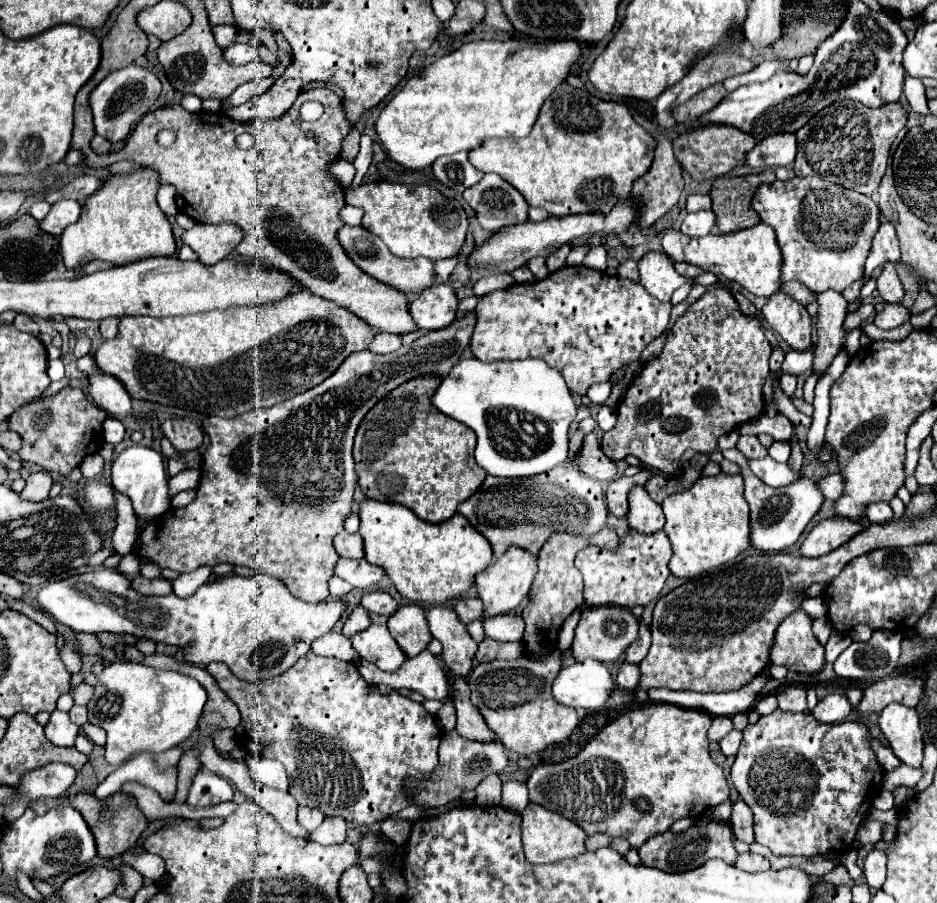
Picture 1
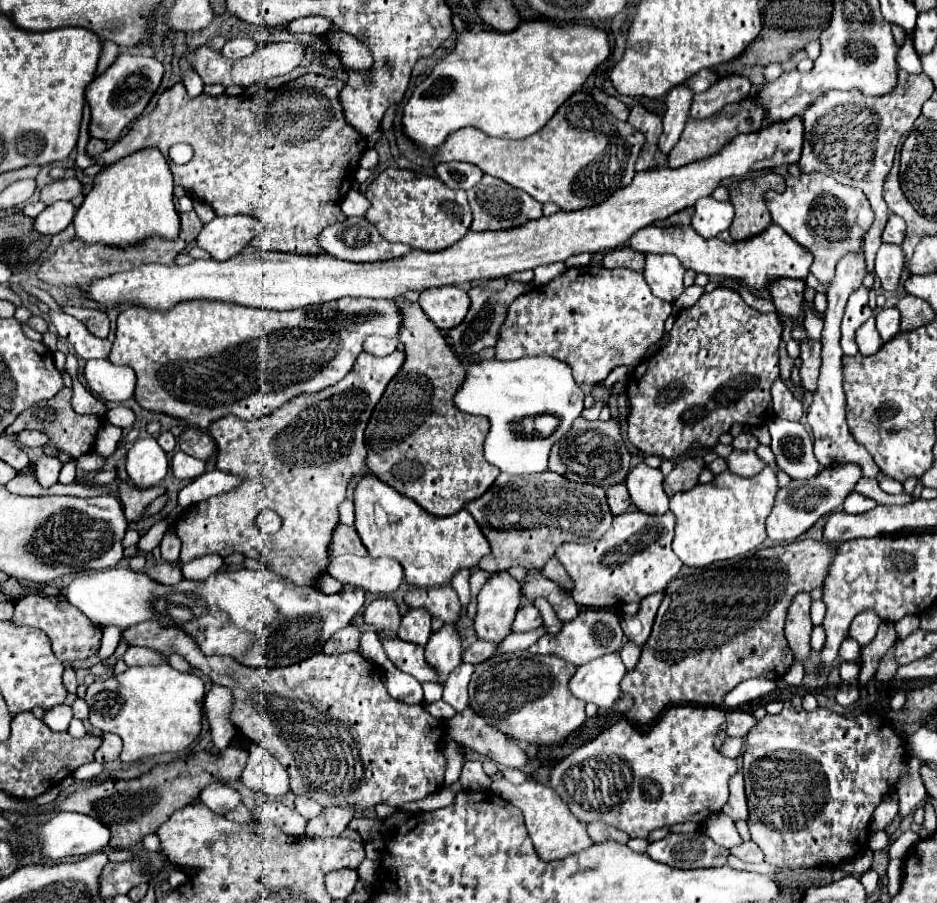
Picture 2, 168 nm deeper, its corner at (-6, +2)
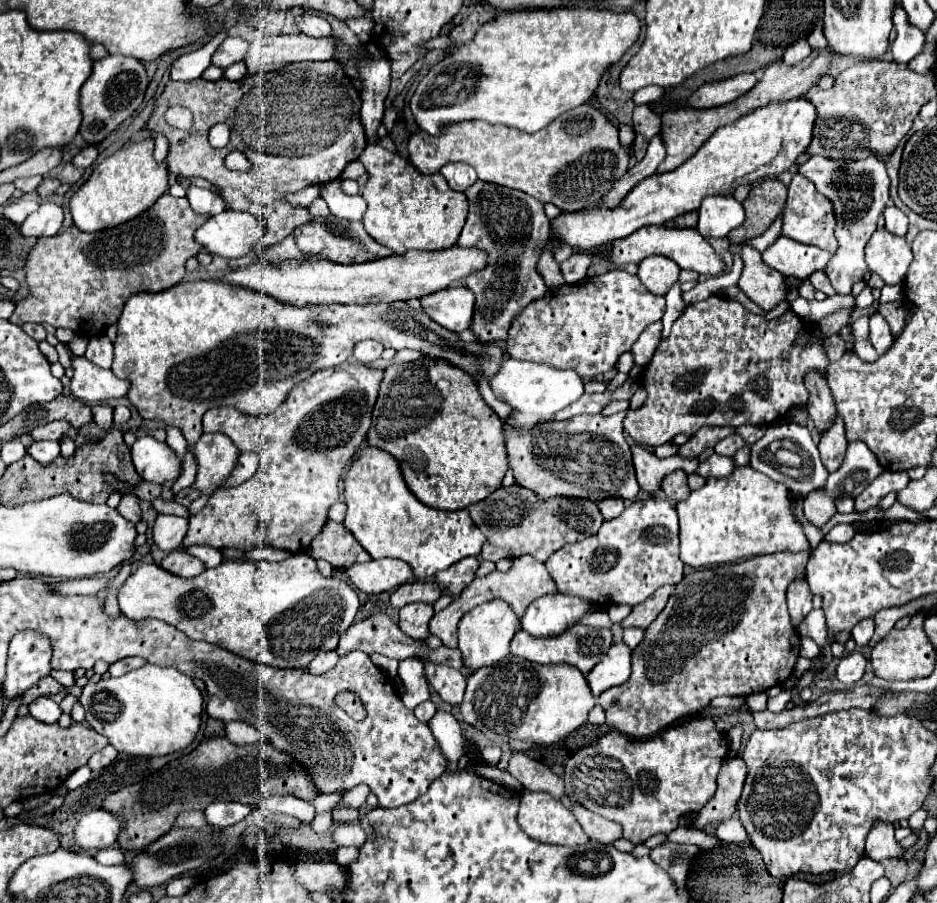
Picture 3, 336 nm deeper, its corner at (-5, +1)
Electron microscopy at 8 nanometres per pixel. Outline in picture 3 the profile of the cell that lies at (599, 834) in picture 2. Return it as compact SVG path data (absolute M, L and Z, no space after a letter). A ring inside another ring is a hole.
M578 803L572 805L572 813L574 813L576 821L582 825L582 829L586 831L586 835L602 845L612 845L616 839L622 837L622 827L618 823L608 821L592 811L586 811Z

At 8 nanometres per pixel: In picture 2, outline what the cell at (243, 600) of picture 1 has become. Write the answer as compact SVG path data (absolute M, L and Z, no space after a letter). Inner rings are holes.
M107 568L75 578L63 594L95 626L117 624L125 630L127 626L155 620L163 626L183 628L207 656L231 656L239 664L267 668L291 666L317 654L323 642L351 624L365 602L361 588L327 596L313 586L297 586L271 570L249 568L213 572L205 580L181 580L173 586L159 584L145 572Z

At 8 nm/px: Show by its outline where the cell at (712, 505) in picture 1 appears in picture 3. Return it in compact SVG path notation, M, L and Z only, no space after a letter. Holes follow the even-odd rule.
M736 467L730 477L706 479L704 487L690 493L690 497L678 503L680 517L680 559L690 567L706 567L732 563L736 559L748 559L754 555L766 555L776 551L810 551L808 539L794 519L788 505L788 489L782 483L754 471L752 467Z

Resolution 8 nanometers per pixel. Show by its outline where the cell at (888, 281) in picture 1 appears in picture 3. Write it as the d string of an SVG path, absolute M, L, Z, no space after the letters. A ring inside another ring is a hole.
M878 229L866 245L868 269L884 279L888 285L904 283L904 275L912 261L910 245L904 237L890 235L886 229Z

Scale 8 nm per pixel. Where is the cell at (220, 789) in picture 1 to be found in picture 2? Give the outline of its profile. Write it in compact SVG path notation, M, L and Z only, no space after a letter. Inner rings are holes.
M215 782L211 786L207 786L203 792L201 792L201 802L213 810L215 814L227 814L231 810L235 810L239 804L241 804L241 796L239 792L235 792L233 788L221 784L221 782Z

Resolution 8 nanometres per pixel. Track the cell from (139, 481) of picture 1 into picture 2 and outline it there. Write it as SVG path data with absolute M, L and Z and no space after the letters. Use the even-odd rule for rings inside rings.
M153 436L139 438L127 452L127 474L139 488L159 484L169 470L169 460Z

